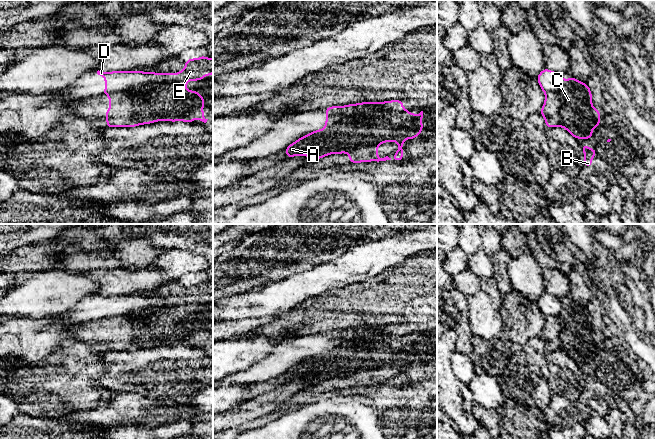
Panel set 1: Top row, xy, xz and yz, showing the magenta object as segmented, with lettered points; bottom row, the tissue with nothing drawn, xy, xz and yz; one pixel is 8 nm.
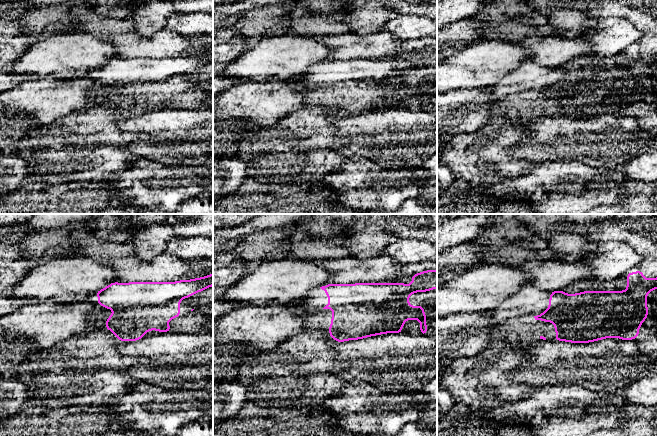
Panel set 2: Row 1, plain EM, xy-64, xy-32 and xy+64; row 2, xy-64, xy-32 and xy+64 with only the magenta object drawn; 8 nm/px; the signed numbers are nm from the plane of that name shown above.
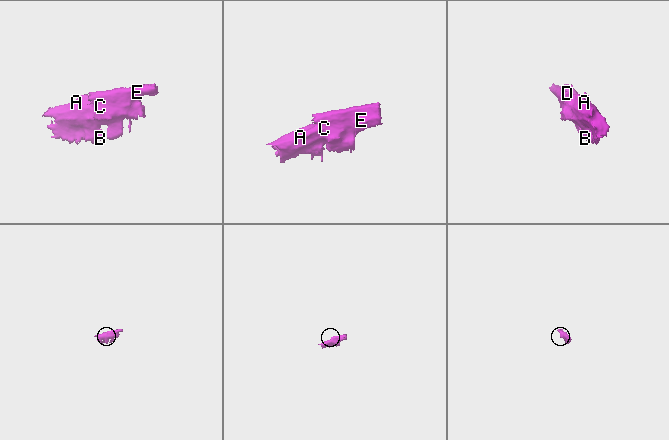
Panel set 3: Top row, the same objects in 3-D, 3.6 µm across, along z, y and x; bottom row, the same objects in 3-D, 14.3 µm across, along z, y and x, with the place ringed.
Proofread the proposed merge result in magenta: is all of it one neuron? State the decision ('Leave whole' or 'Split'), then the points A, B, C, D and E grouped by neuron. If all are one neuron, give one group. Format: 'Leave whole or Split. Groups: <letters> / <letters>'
Split. Groups: A B C E / D

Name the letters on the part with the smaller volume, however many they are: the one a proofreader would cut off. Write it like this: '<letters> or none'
D

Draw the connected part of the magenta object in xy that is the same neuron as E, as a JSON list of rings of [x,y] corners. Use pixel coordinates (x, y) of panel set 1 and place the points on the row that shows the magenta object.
[[[204,55],[198,59],[190,58],[185,63],[183,70],[177,75],[168,74],[156,86],[144,86],[124,91],[116,91],[109,95],[109,110],[105,112],[106,127],[136,127],[158,121],[184,121],[193,124],[193,119],[207,122],[204,118],[205,98],[199,91],[190,91],[186,88],[188,81],[202,80],[205,76],[213,74],[213,58]]]

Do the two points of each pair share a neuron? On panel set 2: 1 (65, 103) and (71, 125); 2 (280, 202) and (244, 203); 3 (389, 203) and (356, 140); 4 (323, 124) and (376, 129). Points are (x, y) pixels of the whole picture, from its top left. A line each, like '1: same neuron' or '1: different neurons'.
1: different neurons
2: same neuron
3: different neurons
4: different neurons

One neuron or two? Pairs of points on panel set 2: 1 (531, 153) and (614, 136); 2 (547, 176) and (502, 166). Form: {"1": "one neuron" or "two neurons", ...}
{"1": "one neuron", "2": "two neurons"}

